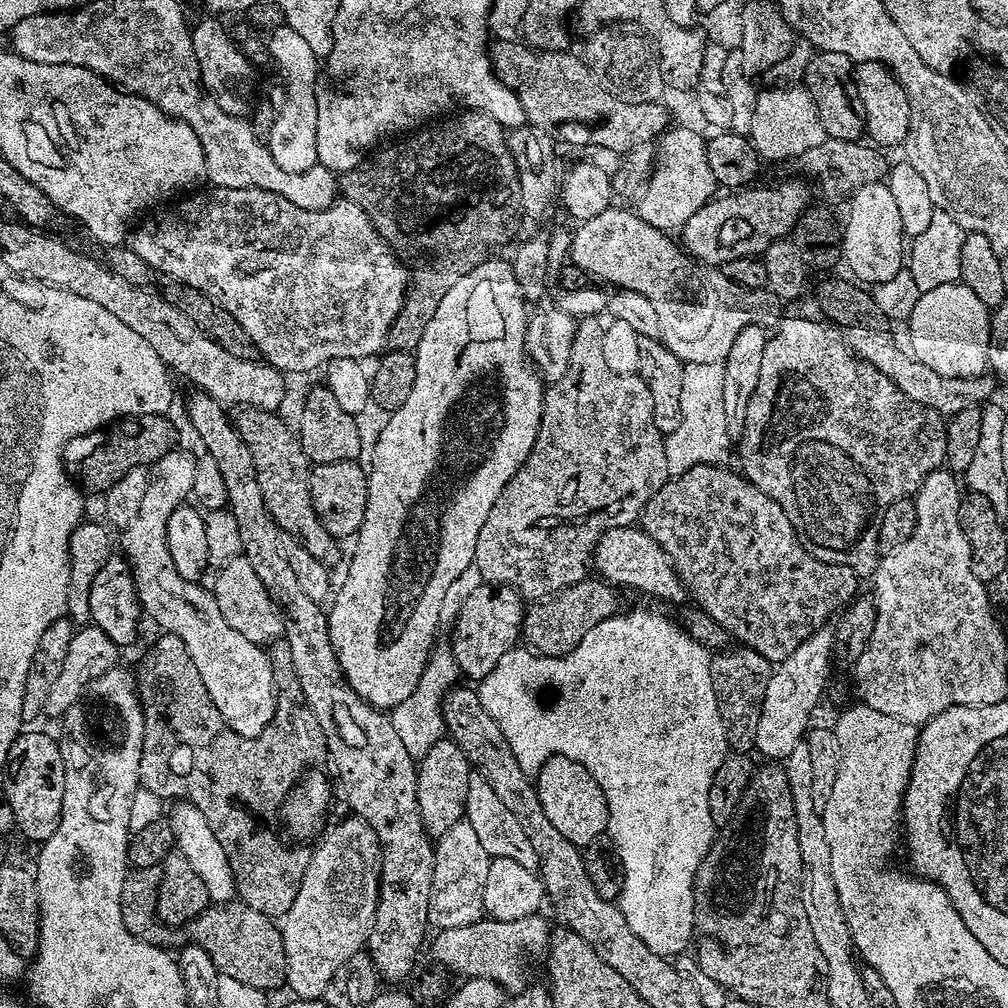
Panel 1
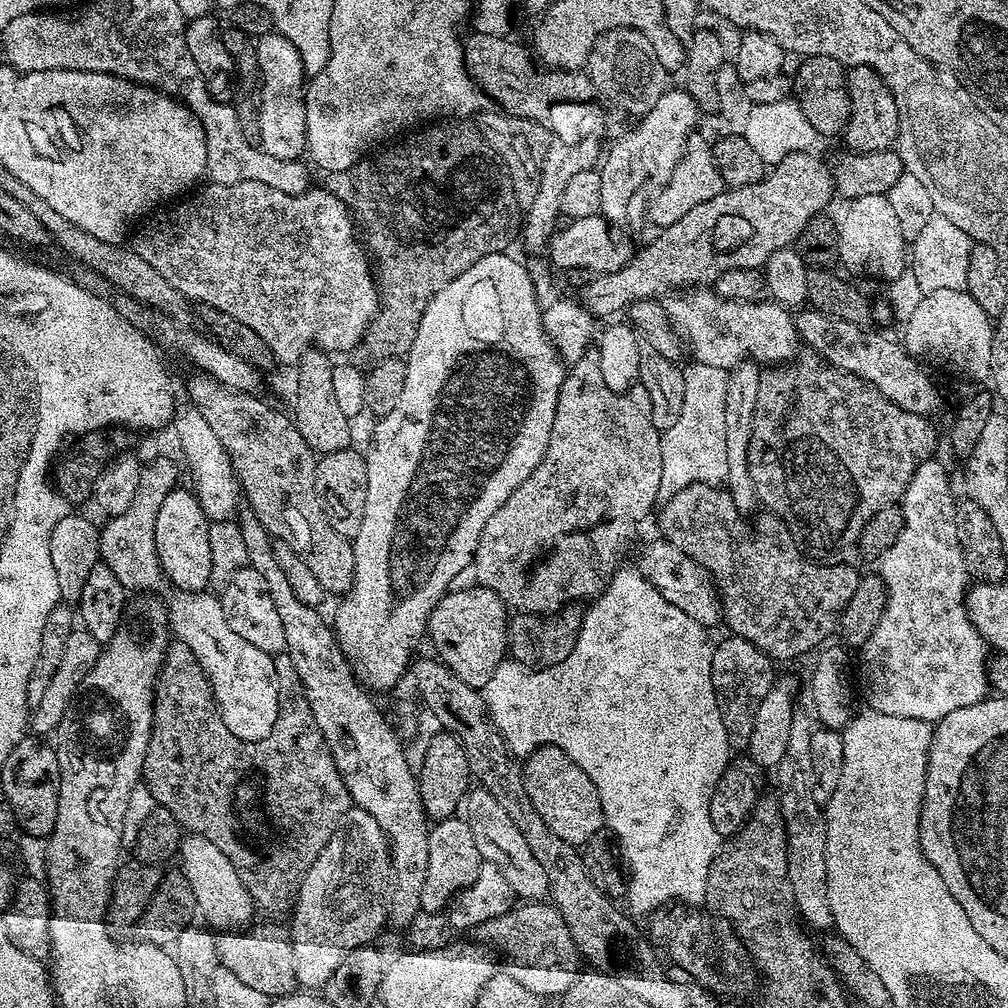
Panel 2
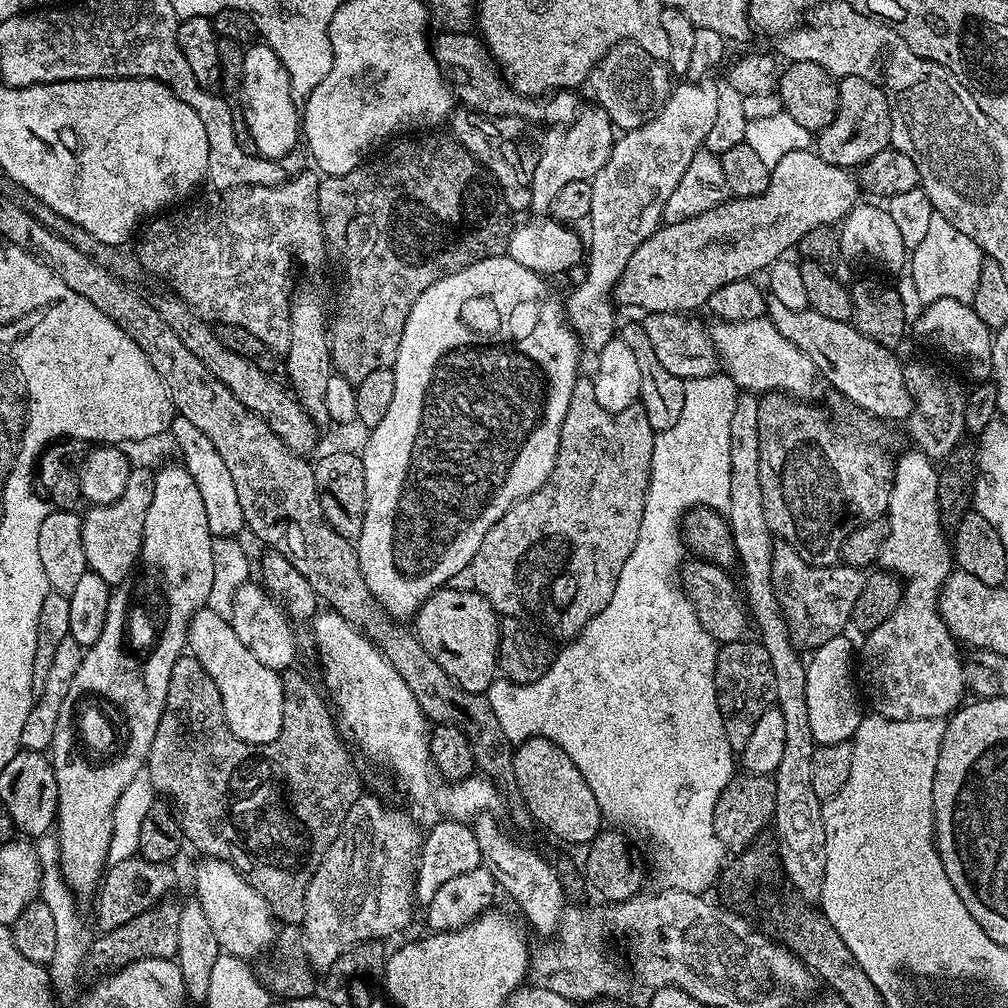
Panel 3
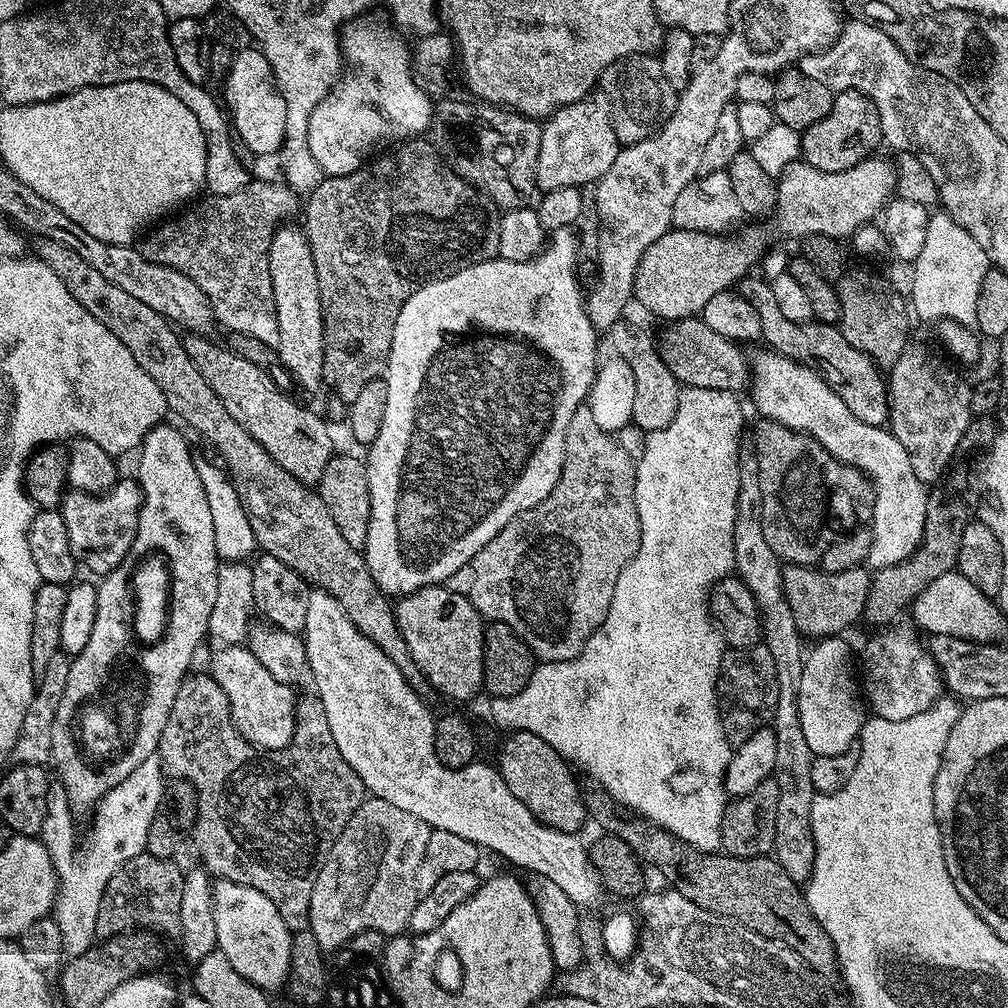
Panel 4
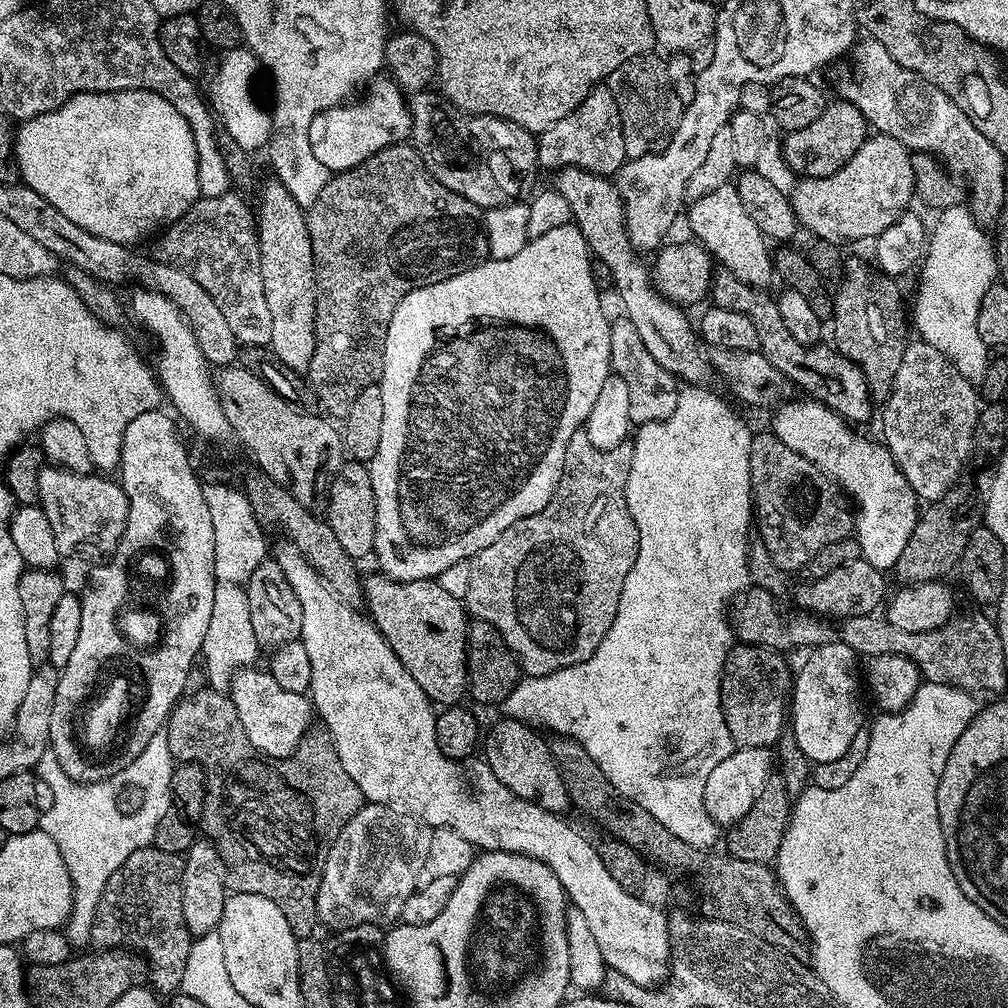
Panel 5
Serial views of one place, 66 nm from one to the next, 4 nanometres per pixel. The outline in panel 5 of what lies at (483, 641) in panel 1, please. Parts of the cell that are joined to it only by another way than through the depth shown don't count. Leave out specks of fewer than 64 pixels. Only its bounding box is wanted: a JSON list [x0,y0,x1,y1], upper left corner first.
[362,574,470,706]

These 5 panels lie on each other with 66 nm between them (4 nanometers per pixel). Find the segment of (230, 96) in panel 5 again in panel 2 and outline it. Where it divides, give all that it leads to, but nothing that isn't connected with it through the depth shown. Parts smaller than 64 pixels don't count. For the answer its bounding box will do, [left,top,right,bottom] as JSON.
[256,30,306,160]

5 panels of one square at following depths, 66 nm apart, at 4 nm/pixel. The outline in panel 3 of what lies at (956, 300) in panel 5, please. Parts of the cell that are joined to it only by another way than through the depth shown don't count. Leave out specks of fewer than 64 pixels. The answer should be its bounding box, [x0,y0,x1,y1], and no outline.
[910,214,985,306]

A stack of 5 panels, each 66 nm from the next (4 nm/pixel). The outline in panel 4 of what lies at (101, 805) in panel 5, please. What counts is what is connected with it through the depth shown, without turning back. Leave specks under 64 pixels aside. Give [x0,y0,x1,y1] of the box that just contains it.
[39,790,157,957]

